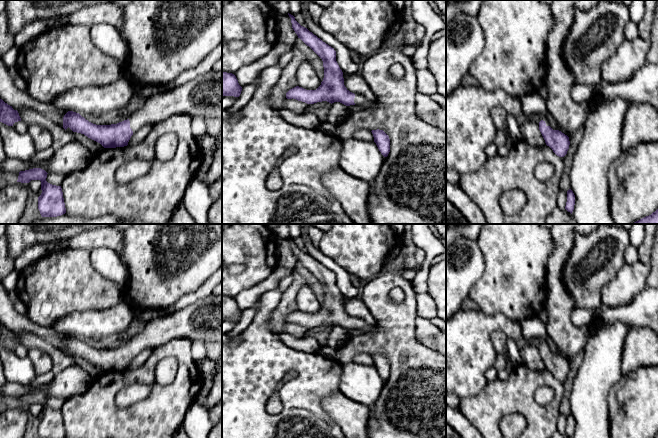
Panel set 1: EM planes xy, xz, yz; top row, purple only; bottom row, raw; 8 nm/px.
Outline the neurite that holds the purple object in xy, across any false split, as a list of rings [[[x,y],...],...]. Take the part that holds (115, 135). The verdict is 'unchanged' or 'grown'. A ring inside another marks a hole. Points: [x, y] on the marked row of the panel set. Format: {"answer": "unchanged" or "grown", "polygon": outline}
{"answer": "grown", "polygon": [[[212,69],[181,86],[147,98],[142,107],[130,114],[127,120],[117,124],[96,125],[86,120],[79,113],[68,111],[63,117],[63,128],[66,130],[69,127],[73,132],[84,134],[100,143],[104,148],[116,148],[127,146],[131,136],[145,125],[153,126],[172,115],[183,114],[203,120],[222,117],[222,71]]]}

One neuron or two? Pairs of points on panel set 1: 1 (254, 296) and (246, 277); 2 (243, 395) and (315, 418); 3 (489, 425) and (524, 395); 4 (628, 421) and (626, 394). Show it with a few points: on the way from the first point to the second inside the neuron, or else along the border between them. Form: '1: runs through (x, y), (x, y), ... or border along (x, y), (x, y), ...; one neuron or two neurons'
1: border along (270, 274), (255, 285), (241, 290), (233, 297); two neurons
2: runs through (261, 413), (270, 422), (297, 423); one neuron
3: runs through (495, 415), (514, 396); one neuron
4: runs through (628, 414), (628, 401); one neuron

